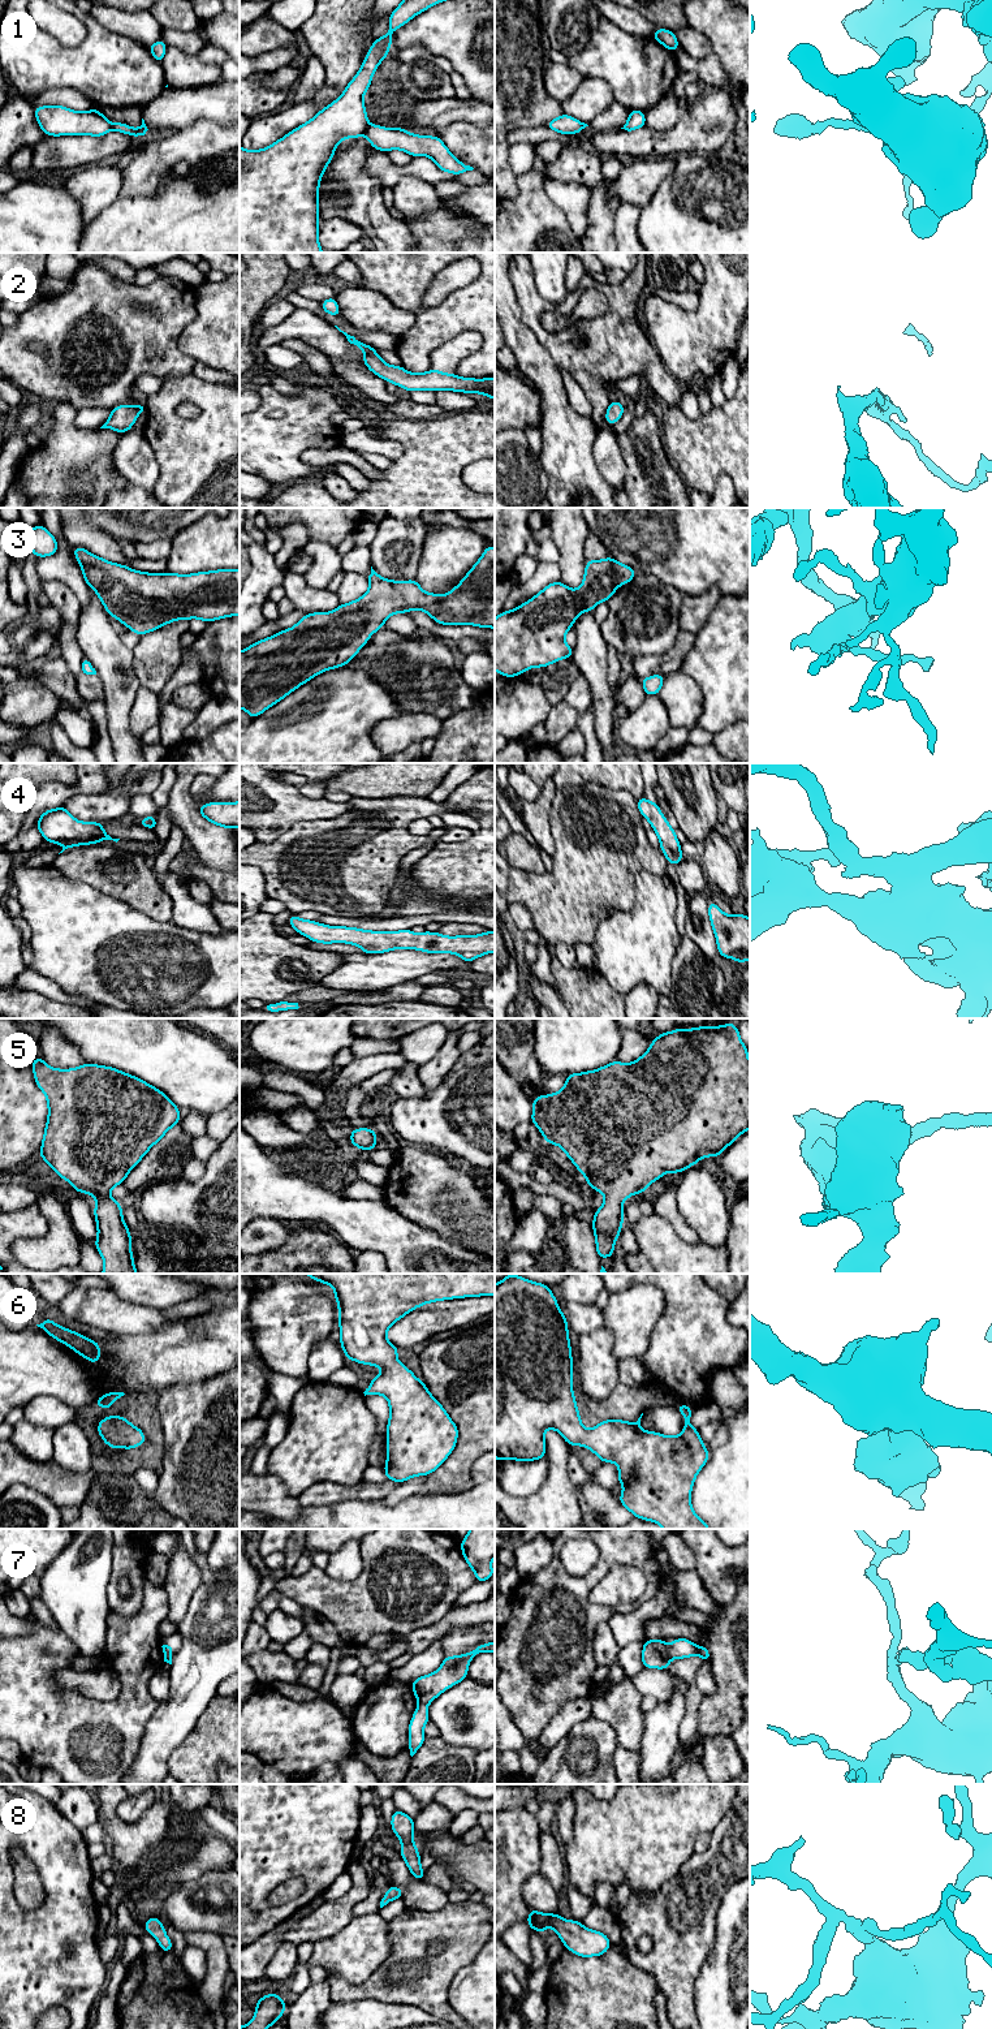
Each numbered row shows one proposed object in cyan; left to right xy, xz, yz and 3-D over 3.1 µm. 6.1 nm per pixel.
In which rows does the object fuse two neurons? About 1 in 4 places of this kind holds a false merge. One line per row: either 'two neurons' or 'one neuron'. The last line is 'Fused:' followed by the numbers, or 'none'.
1: two neurons
2: one neuron
3: one neuron
4: one neuron
5: one neuron
6: one neuron
7: two neurons
8: one neuron
Fused: 1, 7

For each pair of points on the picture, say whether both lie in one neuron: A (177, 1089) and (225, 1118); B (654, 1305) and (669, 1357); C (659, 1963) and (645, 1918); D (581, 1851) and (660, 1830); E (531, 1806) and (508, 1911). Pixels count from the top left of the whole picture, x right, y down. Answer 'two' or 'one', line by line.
A: two
B: two
C: one
D: one
E: two

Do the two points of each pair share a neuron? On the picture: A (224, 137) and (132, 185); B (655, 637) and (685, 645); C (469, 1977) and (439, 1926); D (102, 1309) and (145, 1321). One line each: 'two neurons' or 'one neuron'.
A: one neuron
B: two neurons
C: two neurons
D: one neuron

